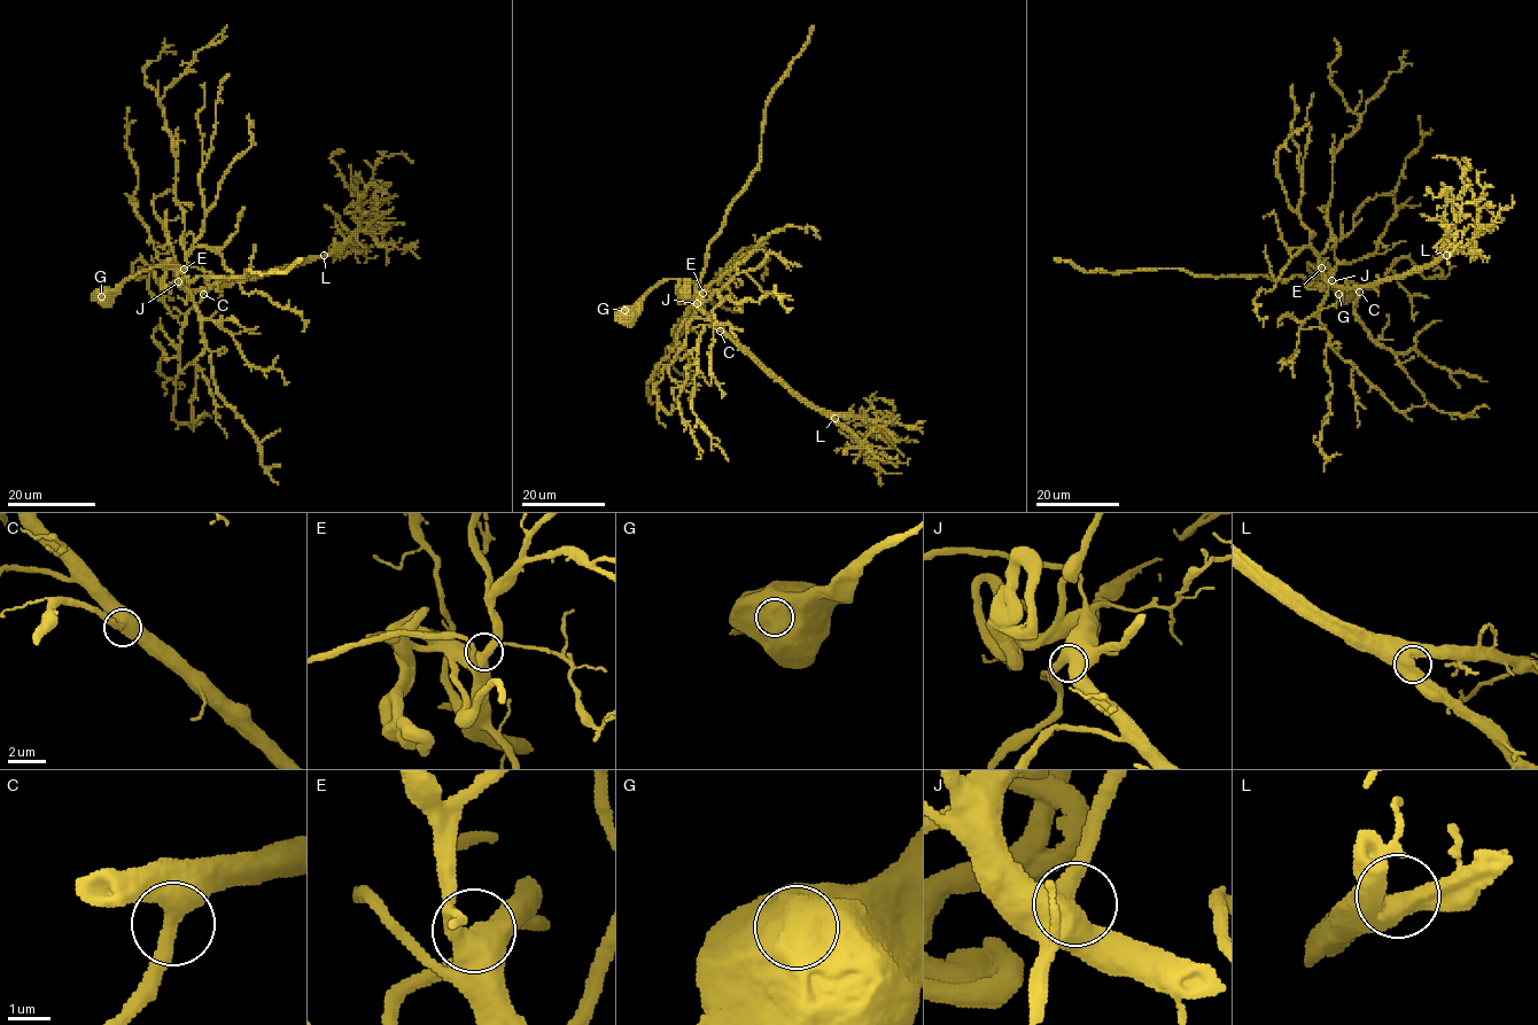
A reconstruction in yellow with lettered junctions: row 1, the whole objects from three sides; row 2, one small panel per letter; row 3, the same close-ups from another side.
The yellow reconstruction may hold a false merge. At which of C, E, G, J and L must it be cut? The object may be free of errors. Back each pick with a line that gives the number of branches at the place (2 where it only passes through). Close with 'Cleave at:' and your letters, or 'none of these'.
Cleave at: none of these

